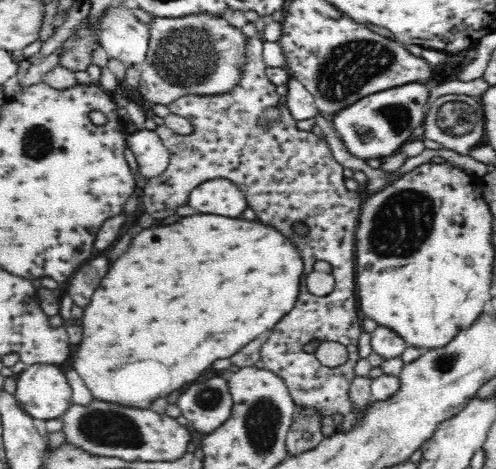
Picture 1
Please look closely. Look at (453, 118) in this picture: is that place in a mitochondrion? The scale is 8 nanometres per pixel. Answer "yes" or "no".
yes

